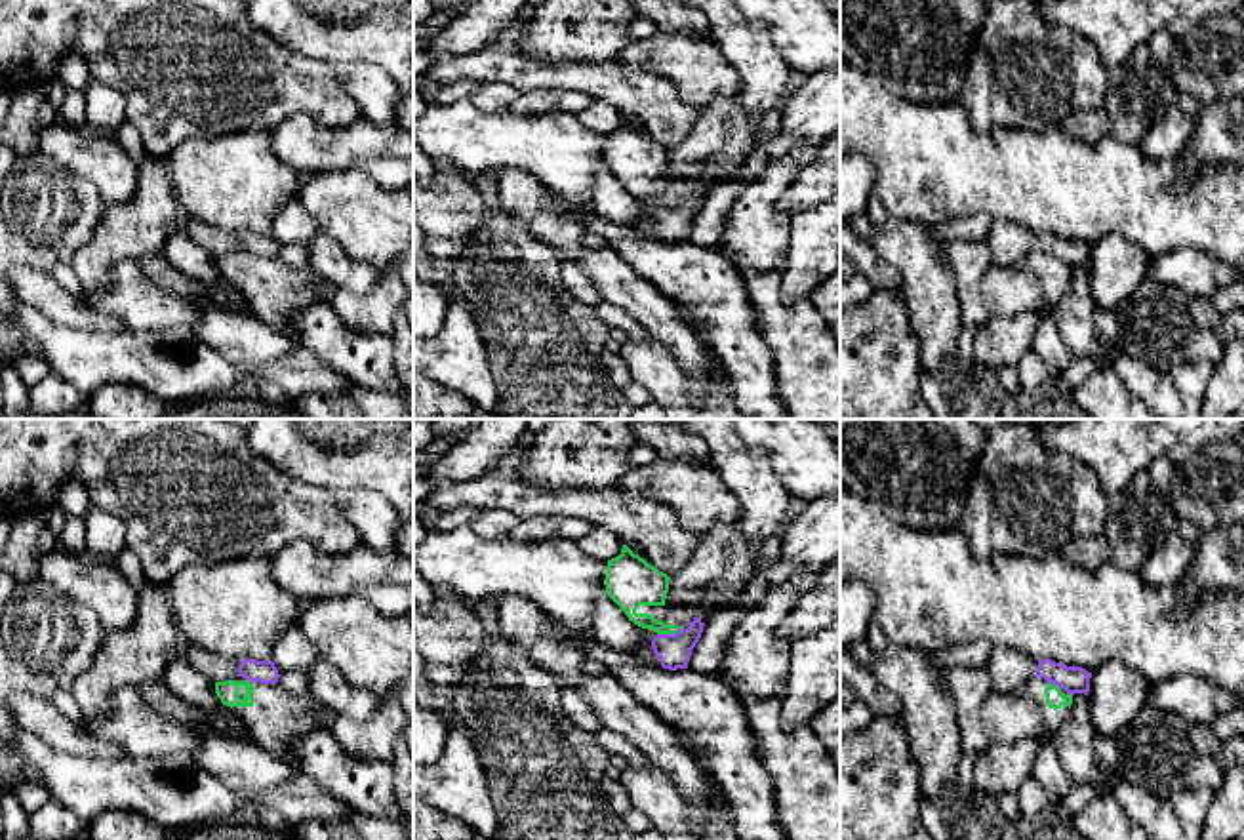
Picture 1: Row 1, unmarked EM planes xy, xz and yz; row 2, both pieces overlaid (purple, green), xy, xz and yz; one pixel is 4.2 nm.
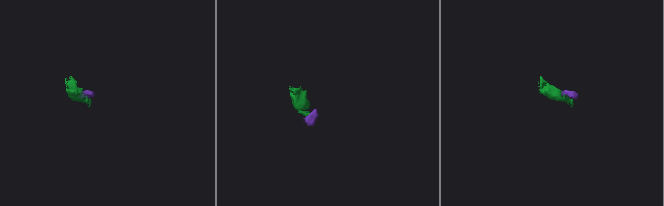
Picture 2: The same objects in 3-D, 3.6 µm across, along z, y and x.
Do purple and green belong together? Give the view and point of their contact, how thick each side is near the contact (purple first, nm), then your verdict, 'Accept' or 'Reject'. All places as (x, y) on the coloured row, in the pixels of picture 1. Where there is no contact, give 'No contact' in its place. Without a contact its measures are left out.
Touches purple at xz (667, 635). Thickness 140 nm (purple) against 190 nm. Reject

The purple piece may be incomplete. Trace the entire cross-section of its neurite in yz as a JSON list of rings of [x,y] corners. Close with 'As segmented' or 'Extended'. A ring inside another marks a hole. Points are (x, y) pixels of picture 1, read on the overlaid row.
[[[994,648],[985,669],[991,674],[993,693],[1023,691],[1033,676],[1040,676],[1071,695],[1088,695],[1090,691],[1092,672],[1086,669],[1067,667],[1052,659],[1042,659],[1036,663],[1031,657],[1008,648]]]. Extended

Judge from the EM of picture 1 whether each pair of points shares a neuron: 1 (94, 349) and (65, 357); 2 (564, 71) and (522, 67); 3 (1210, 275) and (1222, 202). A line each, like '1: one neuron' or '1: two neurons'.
1: one neuron
2: one neuron
3: two neurons

